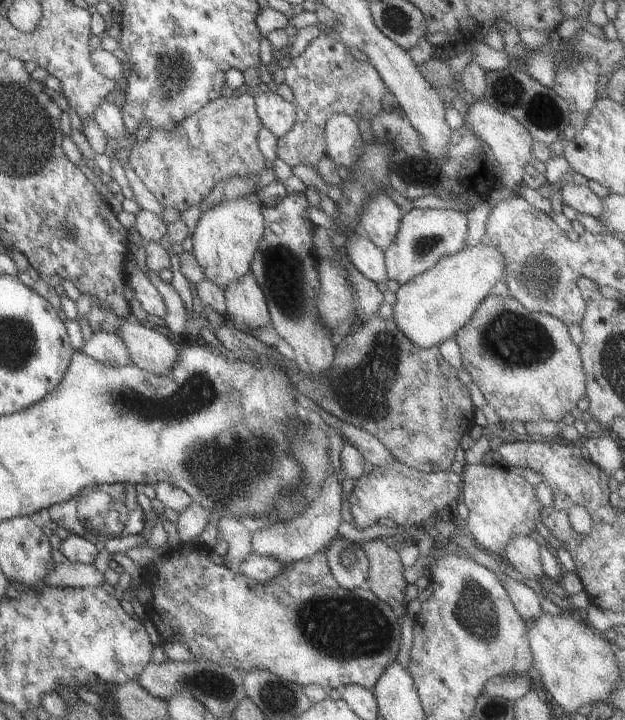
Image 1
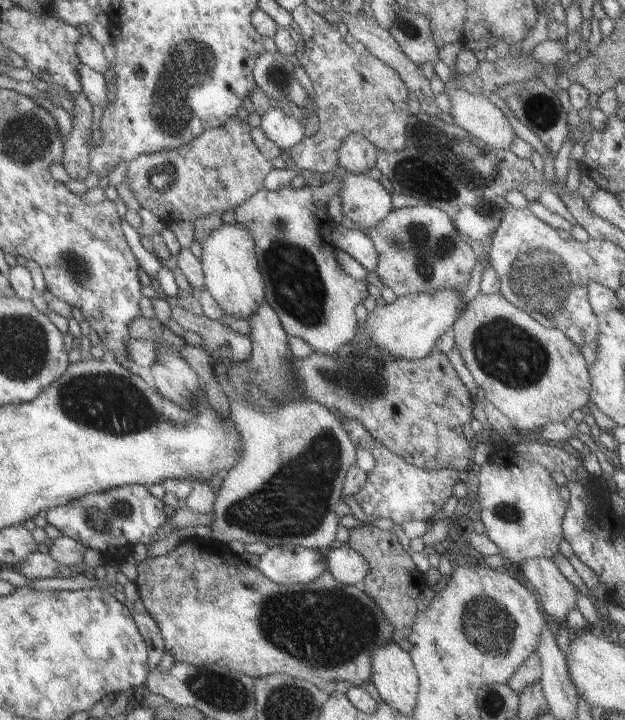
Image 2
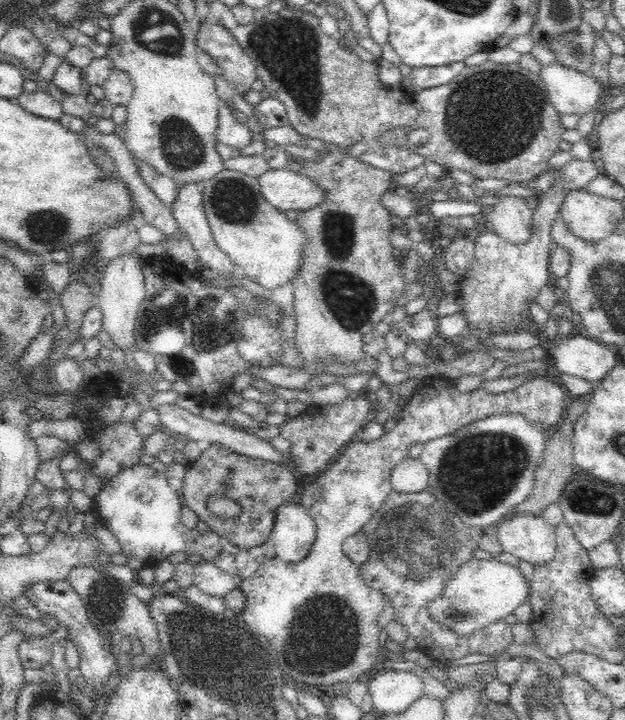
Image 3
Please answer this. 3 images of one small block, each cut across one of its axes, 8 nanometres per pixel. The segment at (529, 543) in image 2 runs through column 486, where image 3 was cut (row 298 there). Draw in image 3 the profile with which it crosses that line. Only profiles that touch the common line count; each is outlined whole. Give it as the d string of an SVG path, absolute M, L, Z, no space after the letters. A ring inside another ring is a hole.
M575 158L561 166L559 172L561 179L533 202L533 233L525 245L508 243L494 232L478 233L473 238L474 258L465 272L466 278L459 283L458 292L463 302L461 312L464 312L464 317L474 329L488 335L505 336L540 332L530 313L530 304L535 302L542 288L553 286L549 270L551 252L556 246L551 236L552 222L558 216L561 204L570 190L586 186L599 175L592 160Z

